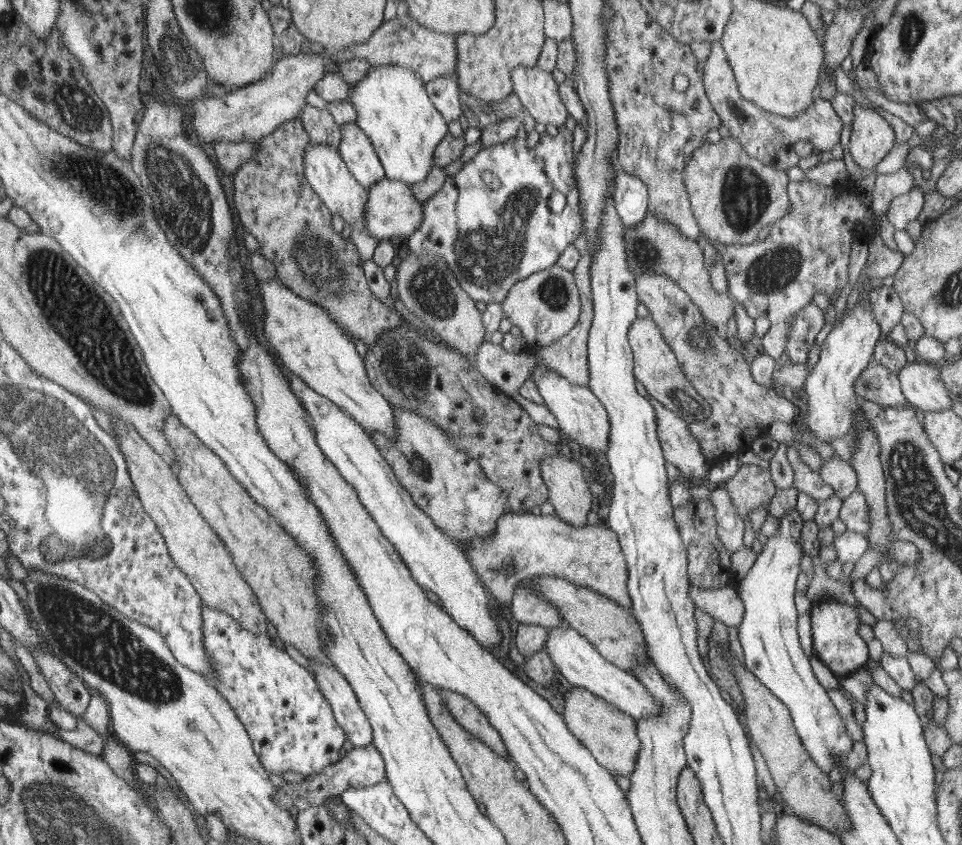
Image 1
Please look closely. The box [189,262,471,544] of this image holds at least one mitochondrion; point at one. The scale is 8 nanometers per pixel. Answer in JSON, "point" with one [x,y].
{"point":[399,365]}

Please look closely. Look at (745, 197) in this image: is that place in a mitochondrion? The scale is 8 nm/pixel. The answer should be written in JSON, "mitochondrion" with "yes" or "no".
{"mitochondrion":"yes"}

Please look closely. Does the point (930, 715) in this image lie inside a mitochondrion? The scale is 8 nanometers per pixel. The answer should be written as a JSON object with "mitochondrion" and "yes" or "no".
{"mitochondrion":"no"}

